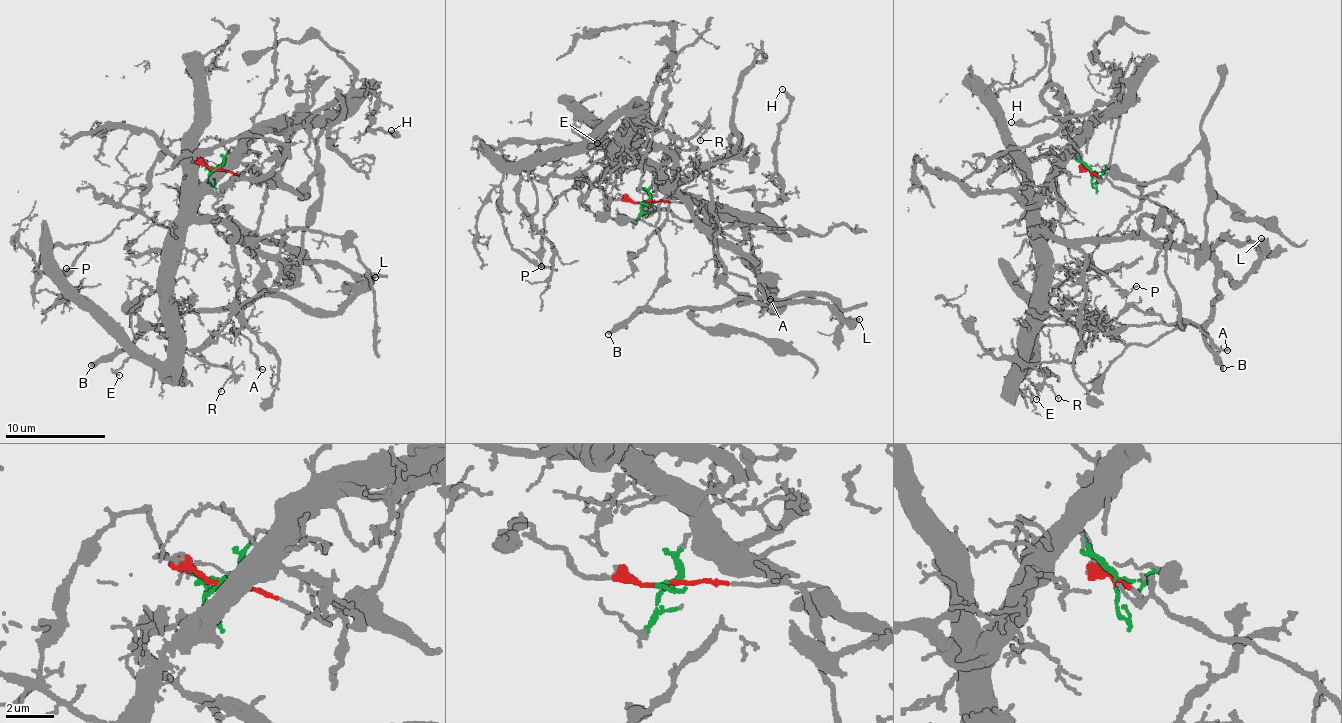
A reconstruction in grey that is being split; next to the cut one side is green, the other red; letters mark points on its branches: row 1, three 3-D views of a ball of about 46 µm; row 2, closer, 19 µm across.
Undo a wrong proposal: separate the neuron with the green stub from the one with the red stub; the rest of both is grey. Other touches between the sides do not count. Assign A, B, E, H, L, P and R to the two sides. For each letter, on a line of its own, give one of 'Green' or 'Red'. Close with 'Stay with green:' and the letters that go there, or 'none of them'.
A: Green
B: Red
E: Green
H: Green
L: Red
P: Red
R: Green
Stay with green: A, E, H, R

